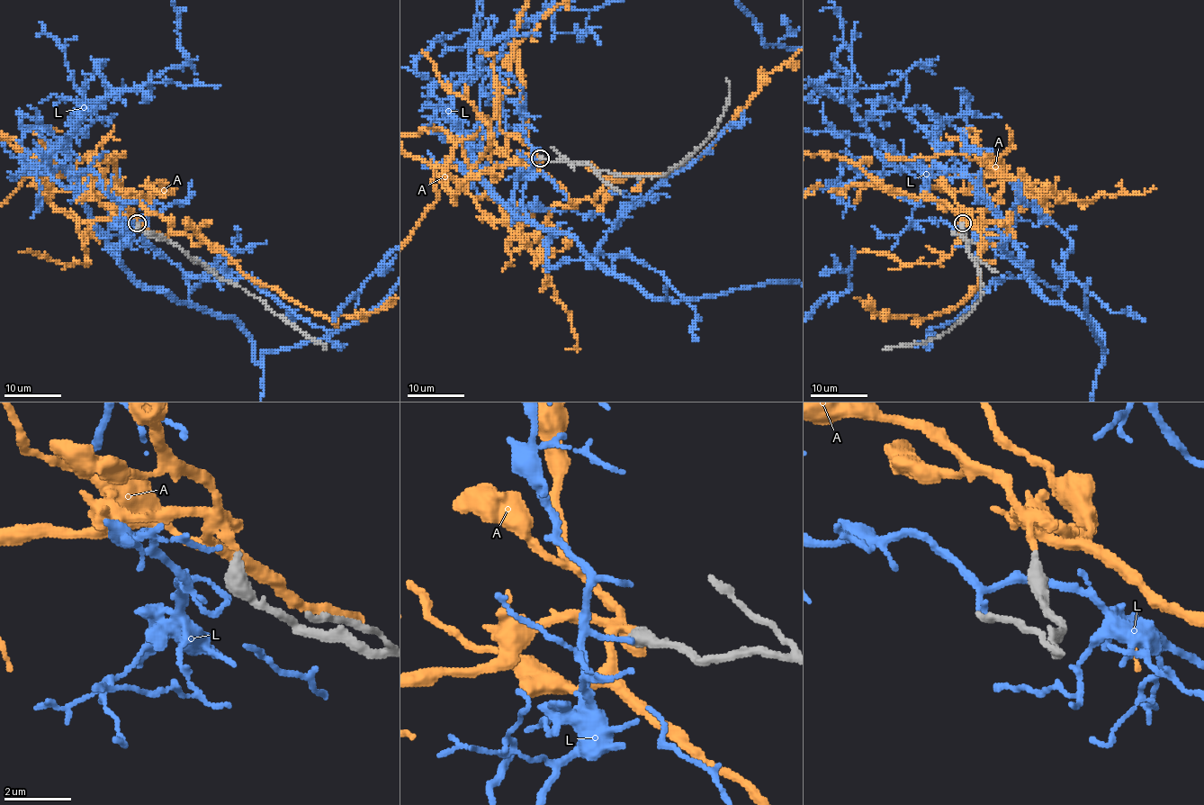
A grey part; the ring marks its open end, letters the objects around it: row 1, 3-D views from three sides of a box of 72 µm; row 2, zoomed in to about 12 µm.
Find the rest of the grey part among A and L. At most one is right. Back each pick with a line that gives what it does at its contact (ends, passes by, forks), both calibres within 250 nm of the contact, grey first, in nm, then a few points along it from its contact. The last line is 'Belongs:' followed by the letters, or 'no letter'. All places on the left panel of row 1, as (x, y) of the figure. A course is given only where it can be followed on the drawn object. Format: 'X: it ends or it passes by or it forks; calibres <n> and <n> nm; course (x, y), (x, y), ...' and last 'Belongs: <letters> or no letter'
A: it ends; calibres 400 and 240 nm
Belongs: A

